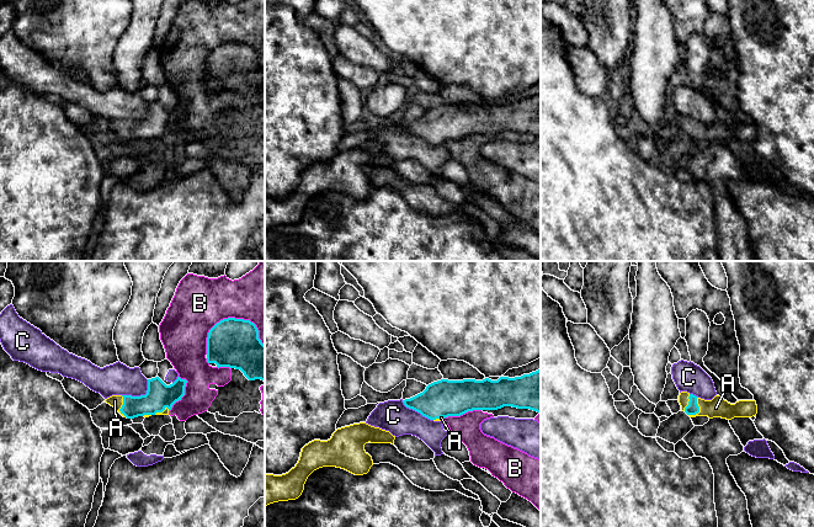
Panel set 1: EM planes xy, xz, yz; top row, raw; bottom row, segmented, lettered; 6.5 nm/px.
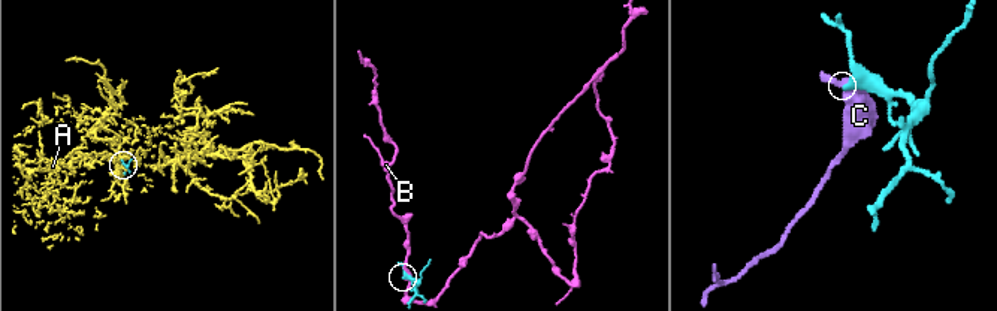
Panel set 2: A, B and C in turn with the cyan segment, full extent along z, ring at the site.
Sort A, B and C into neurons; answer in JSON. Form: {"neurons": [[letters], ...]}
{"neurons": [["A"], ["B"], ["C"]]}

